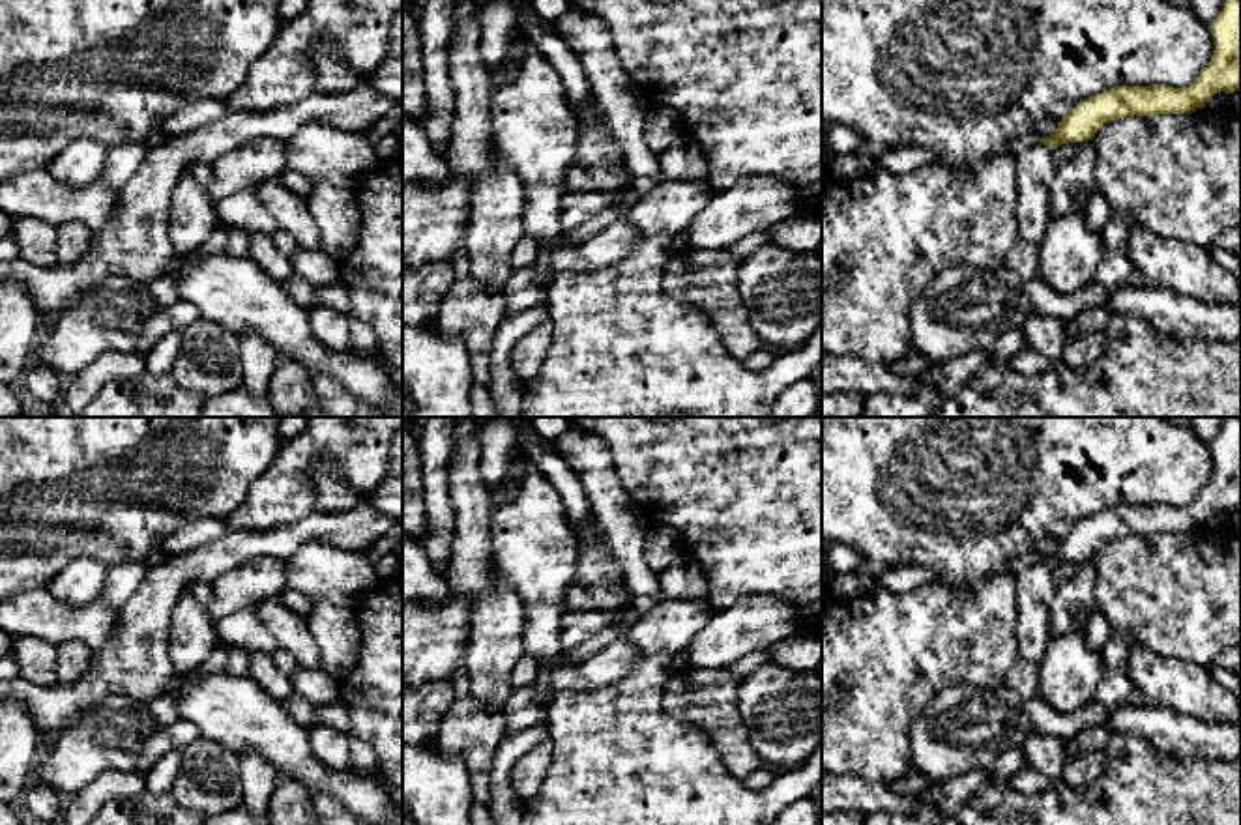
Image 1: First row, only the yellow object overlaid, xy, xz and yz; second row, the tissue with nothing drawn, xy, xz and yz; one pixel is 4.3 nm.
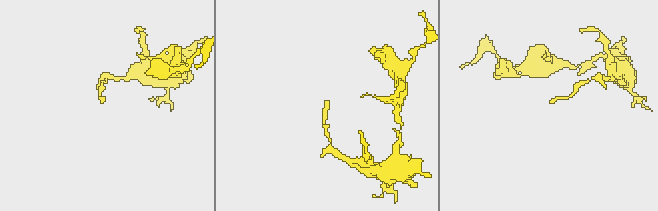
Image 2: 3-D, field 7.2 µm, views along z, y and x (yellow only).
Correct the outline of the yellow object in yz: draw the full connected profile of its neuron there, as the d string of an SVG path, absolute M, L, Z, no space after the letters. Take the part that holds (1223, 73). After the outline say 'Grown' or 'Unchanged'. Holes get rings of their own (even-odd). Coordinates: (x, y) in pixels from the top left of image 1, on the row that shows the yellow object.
M1226 0L1209 30L1215 41L1213 58L1190 86L1123 84L1104 90L1080 101L1058 122L1054 135L1015 155L1018 238L1005 266L1022 281L1039 277L1039 245L1050 219L1048 193L1056 170L1052 152L1059 144L1089 140L1110 120L1192 112L1204 109L1213 94L1234 94L1241 84L1241 0Z. Grown

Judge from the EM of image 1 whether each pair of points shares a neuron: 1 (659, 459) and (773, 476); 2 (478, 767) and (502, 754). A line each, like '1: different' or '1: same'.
1: same
2: different

